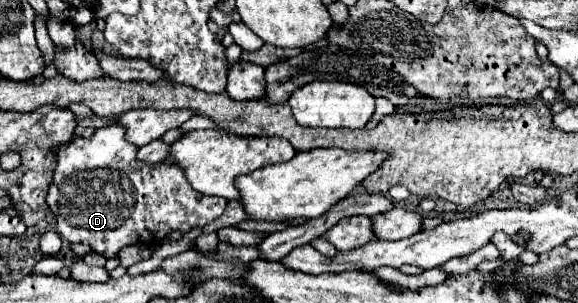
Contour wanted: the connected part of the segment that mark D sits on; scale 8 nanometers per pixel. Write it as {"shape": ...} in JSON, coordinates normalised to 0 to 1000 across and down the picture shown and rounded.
{"shape":[[[211,409],[176,416],[159,455],[131,455],[104,482],[93,508],[100,528],[93,568],[93,607],[83,634],[83,686],[100,733],[100,772],[118,799],[152,805],[163,832],[197,851],[211,812],[221,805],[277,805],[294,766],[325,766],[336,746],[356,746],[374,726],[394,660],[381,647],[353,647],[339,634],[311,548],[301,541],[253,541],[235,521],[239,482],[218,462],[218,422]]]}

